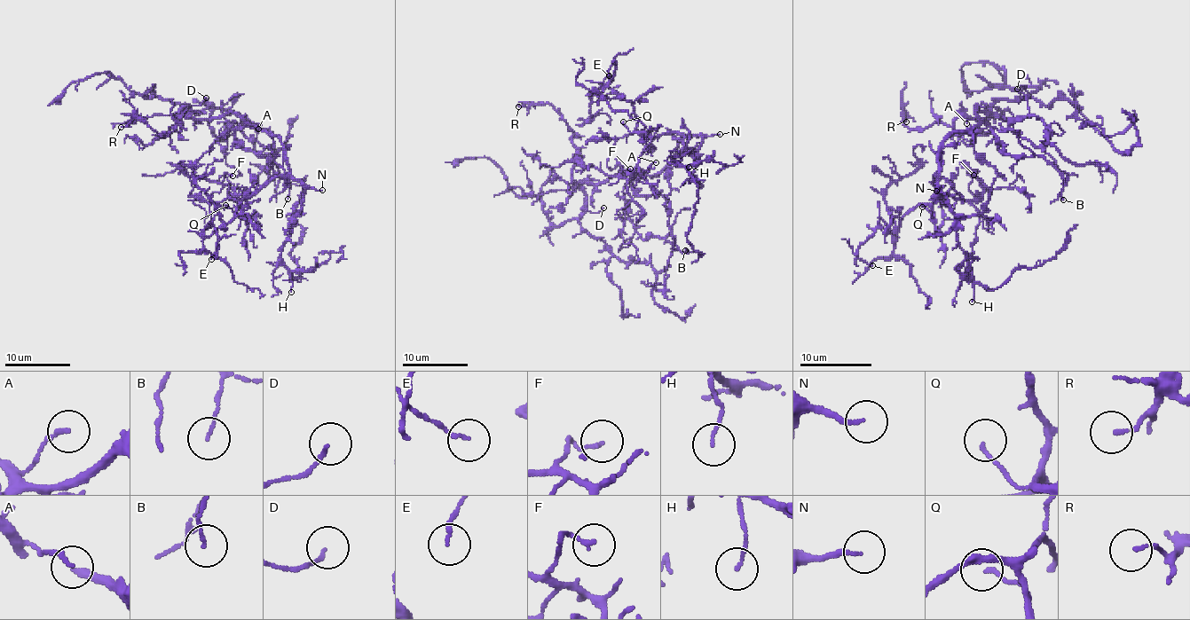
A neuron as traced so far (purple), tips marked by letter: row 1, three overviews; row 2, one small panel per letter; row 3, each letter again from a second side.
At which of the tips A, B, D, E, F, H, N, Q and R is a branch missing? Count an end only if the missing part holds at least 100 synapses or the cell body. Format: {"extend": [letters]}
{"extend": ["N"]}

